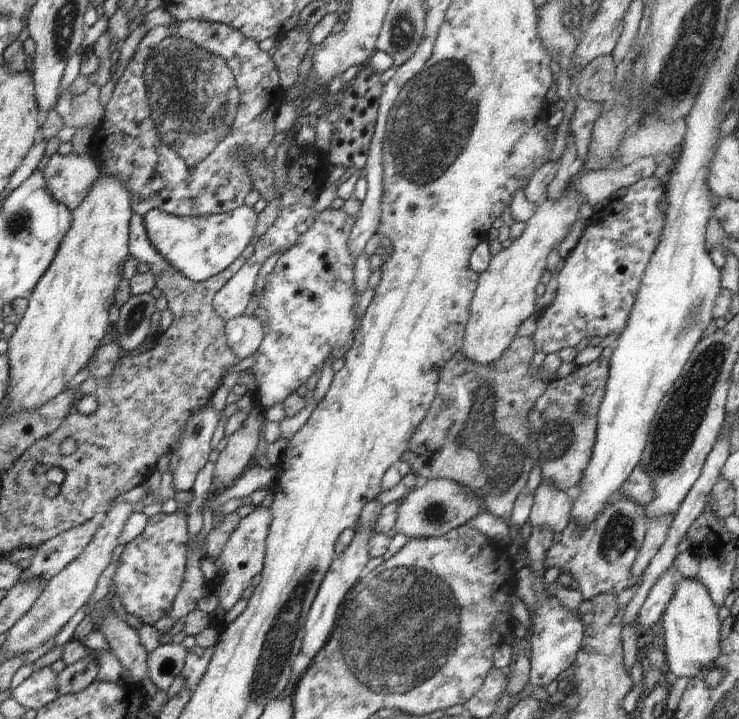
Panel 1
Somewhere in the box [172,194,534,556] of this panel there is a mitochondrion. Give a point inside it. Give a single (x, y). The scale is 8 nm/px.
(481, 442)

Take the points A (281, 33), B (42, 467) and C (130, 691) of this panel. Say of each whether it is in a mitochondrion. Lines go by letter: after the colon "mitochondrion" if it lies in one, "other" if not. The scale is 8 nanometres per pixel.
A: other
B: mitochondrion
C: other

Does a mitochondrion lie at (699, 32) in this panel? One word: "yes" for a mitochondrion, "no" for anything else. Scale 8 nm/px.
yes

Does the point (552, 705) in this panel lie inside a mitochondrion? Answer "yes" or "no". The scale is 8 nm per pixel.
no

